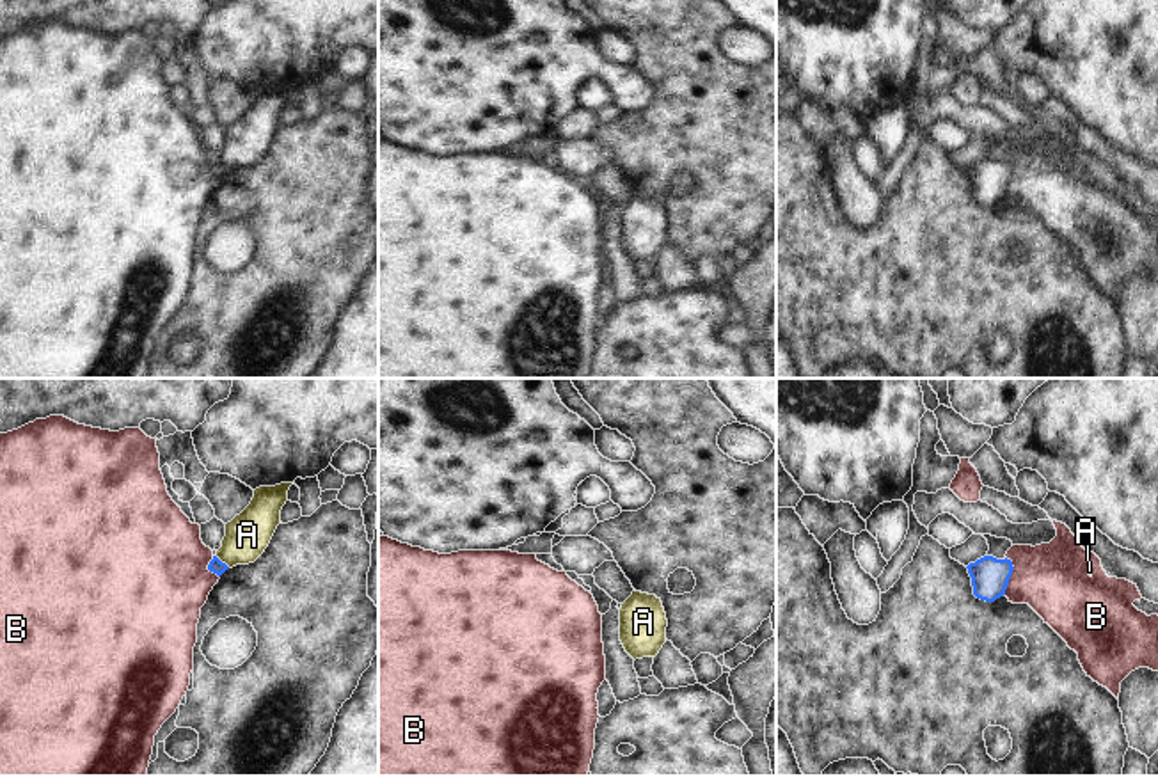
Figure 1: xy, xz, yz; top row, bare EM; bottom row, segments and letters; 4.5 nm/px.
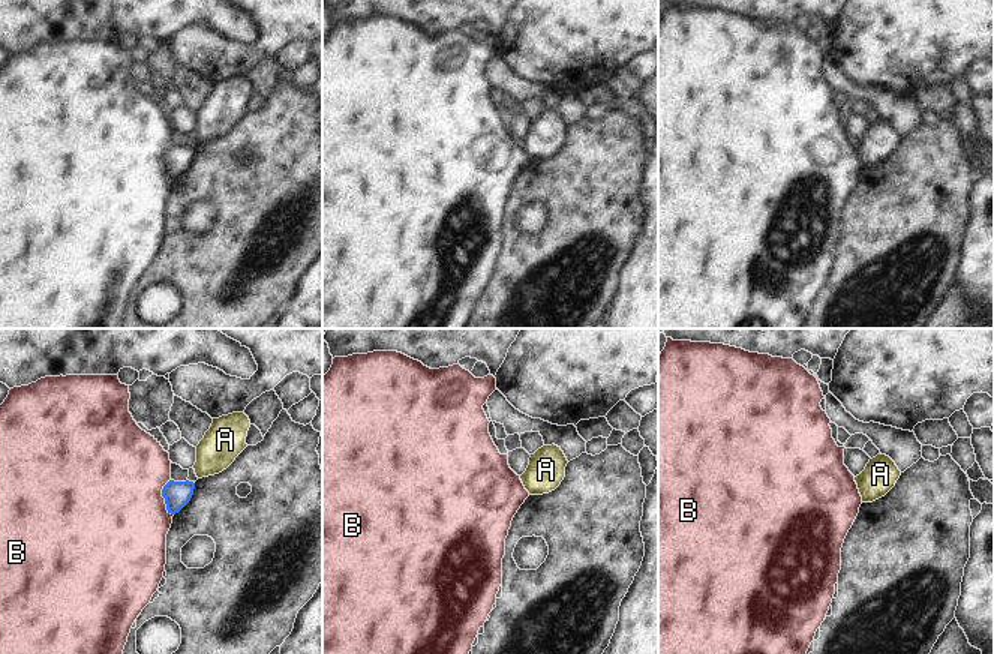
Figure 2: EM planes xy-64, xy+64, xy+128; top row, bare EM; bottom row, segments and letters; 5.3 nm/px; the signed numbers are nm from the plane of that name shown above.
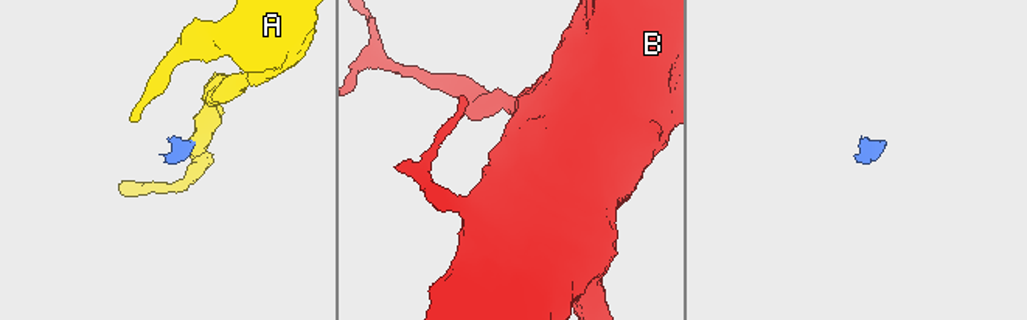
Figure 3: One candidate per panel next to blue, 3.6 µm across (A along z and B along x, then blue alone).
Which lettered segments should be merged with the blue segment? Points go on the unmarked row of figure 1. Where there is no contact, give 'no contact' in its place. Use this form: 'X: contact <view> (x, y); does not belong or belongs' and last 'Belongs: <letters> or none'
A: contact xy (221, 164); does not belong
B: contact yz (1011, 176); does not belong
Belongs: none

